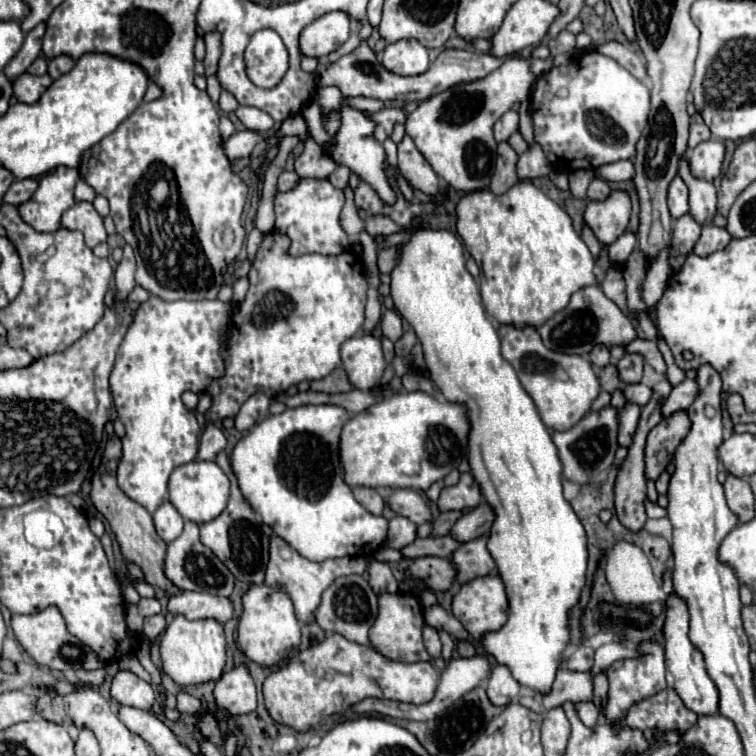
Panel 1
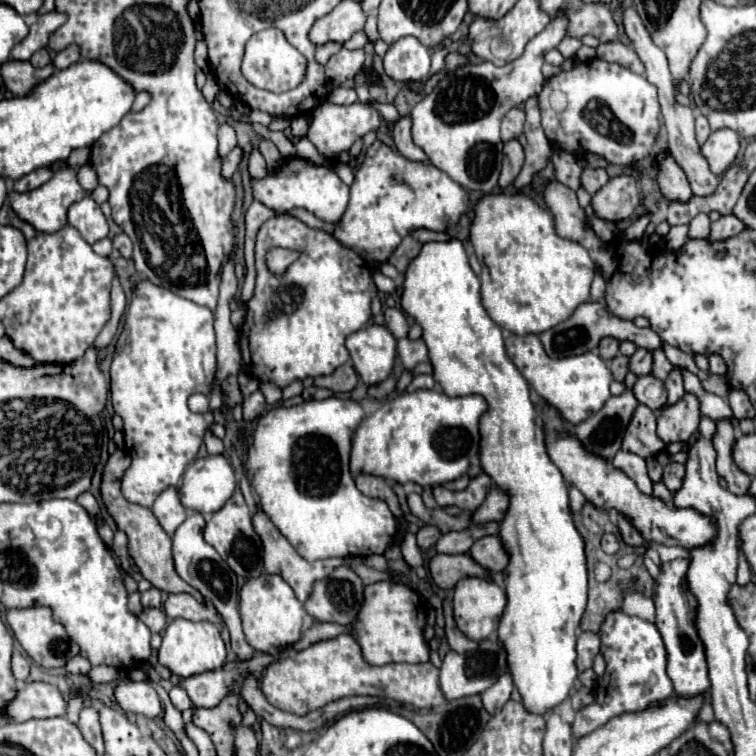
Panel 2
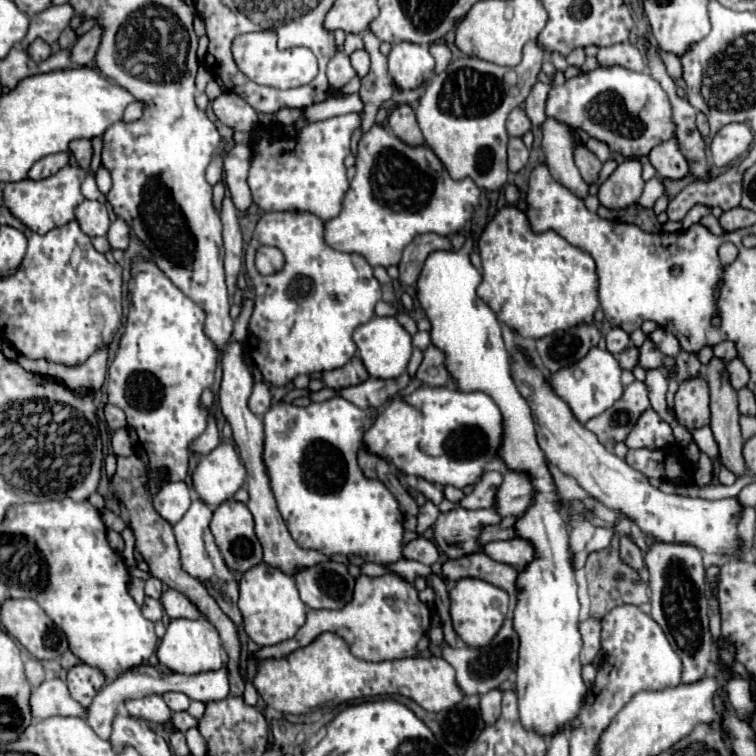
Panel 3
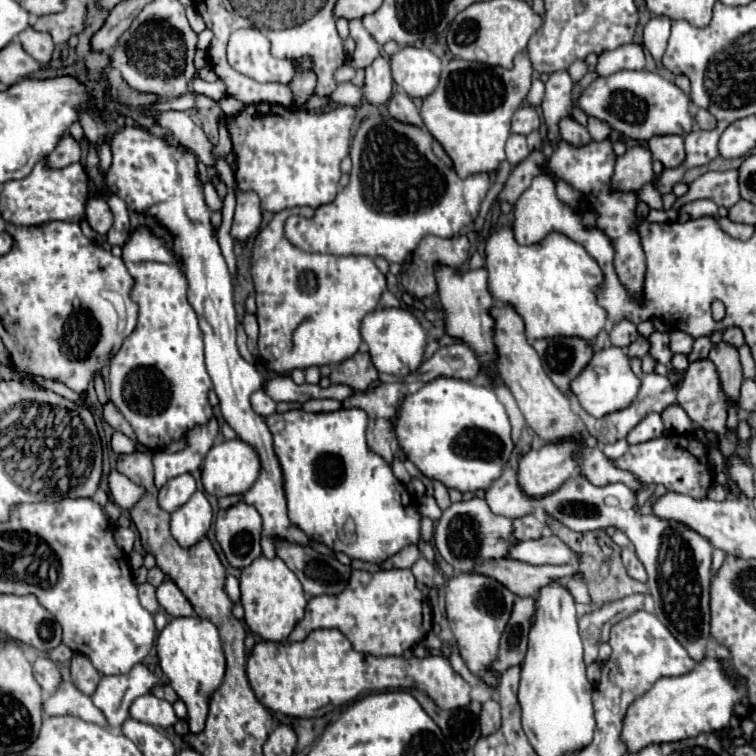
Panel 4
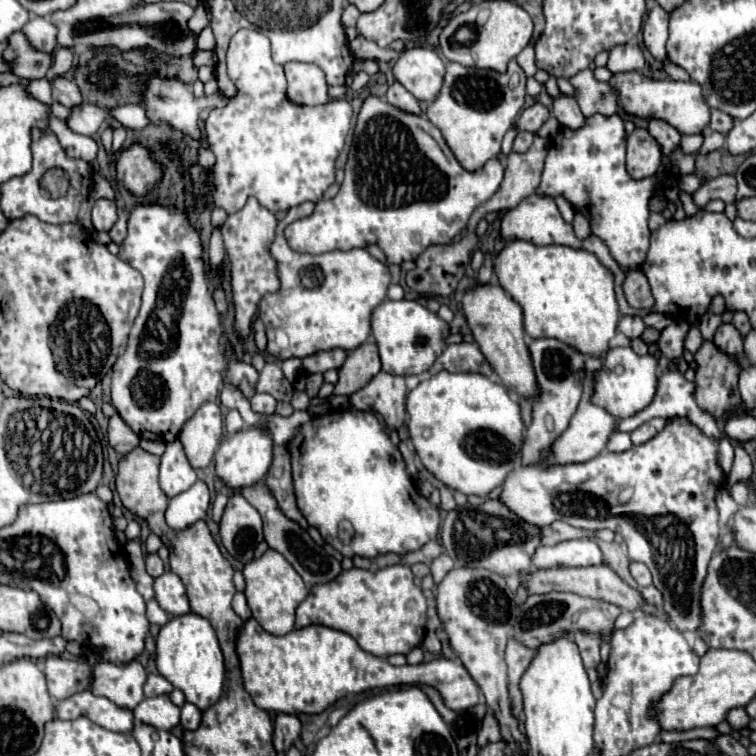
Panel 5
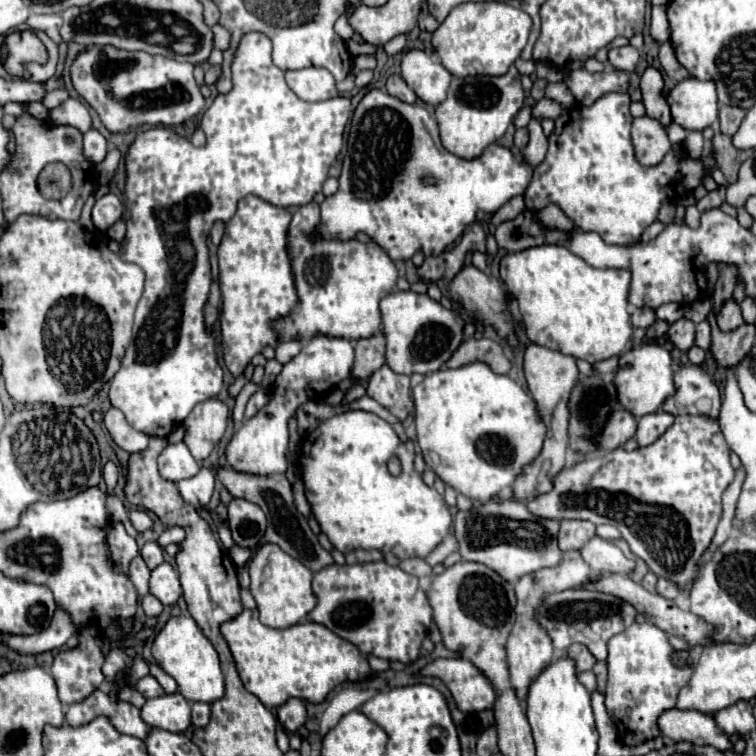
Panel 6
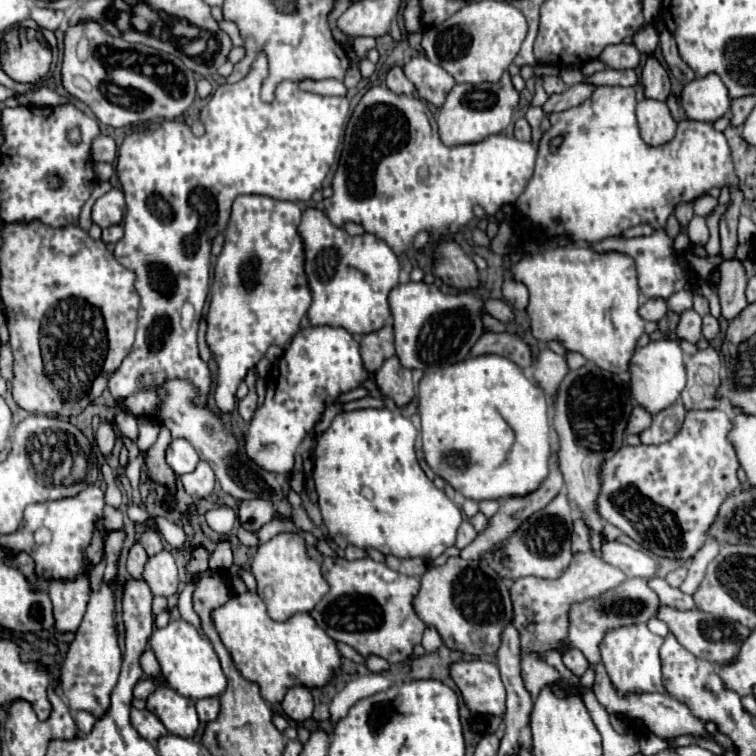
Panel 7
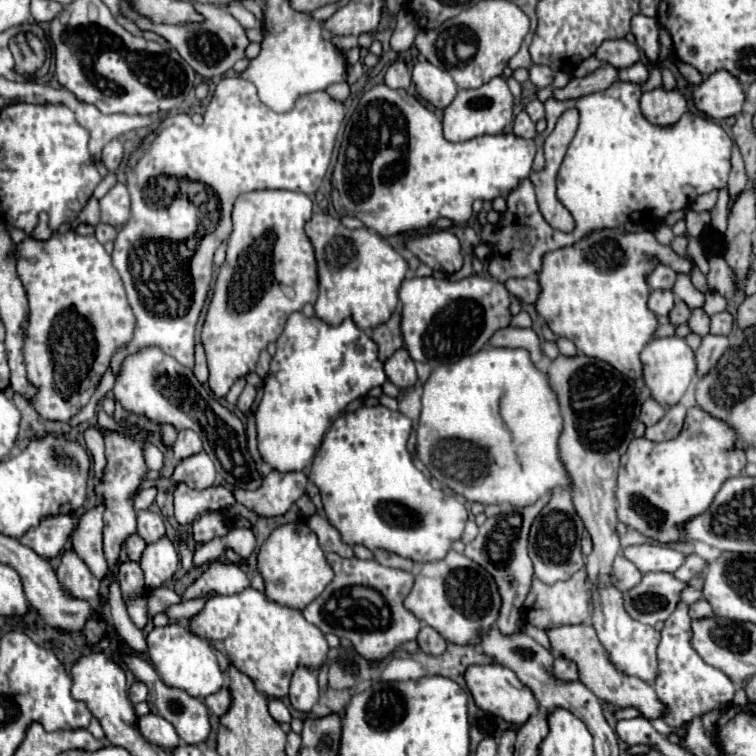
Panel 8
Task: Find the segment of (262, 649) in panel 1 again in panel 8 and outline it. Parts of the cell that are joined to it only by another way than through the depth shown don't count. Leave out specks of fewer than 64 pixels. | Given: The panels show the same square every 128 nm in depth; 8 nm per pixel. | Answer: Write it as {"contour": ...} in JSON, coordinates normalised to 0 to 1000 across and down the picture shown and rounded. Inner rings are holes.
{"contour":[[[402,688],[368,696],[341,733],[341,754],[352,770],[352,788],[368,799],[399,807],[418,794],[426,780],[439,770],[442,757],[431,743],[429,728],[423,725],[418,706]]]}

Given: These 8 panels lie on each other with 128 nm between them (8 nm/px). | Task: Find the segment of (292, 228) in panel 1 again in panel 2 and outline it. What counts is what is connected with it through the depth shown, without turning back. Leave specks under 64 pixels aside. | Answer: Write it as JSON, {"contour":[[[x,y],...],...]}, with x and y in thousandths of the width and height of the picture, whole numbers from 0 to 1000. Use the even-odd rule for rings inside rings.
{"contour":[[[389,206],[384,212],[376,209],[370,222],[365,228],[354,228],[352,235],[333,235],[333,257],[341,267],[365,280],[378,280],[384,275],[405,275],[429,294],[450,291],[460,270],[460,246],[447,235],[447,230],[434,220],[418,220],[397,206]],[[354,331],[354,339],[352,339],[352,352],[354,357],[362,362],[362,365],[376,365],[378,354],[394,341],[397,336],[389,333],[389,331]]]}

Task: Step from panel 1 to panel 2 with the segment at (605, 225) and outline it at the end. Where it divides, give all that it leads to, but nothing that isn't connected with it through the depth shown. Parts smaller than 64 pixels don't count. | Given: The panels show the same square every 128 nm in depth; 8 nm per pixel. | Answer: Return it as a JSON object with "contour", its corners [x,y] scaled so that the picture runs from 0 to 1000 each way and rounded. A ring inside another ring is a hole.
{"contour":[[[820,230],[804,238],[794,254],[783,259],[786,283],[796,291],[820,294],[833,288],[847,270],[844,238],[836,230]]]}

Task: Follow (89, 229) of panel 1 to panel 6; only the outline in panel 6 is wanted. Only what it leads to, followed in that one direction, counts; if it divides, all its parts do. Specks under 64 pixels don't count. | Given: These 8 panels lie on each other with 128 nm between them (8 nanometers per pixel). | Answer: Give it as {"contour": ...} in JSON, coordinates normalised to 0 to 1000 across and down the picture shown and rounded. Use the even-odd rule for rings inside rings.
{"contour":[[[140,257],[135,262],[127,265],[124,275],[122,275],[122,294],[130,304],[143,304],[151,294],[156,294],[161,288],[161,267],[153,257]]]}

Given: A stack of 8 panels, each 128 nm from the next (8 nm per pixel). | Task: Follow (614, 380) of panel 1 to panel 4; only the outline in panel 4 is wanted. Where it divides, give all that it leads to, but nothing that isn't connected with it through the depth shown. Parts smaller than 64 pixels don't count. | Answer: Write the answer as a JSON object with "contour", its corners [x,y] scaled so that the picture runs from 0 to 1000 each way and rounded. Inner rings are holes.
{"contour":[[[844,444],[844,450],[831,458],[831,468],[844,471],[844,474],[852,474],[857,468],[857,463],[860,463],[860,452],[852,444]]]}

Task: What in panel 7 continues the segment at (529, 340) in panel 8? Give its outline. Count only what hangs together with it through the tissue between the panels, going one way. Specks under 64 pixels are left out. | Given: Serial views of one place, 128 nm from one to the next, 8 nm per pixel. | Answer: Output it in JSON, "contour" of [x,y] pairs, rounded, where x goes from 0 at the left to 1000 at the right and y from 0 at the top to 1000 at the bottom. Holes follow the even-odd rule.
{"contour":[[[643,439],[627,455],[624,468],[630,468],[630,471],[635,471],[635,468],[661,468],[661,471],[680,476],[688,487],[698,487],[698,484],[706,481],[701,455],[696,455],[688,444],[675,442],[675,439],[664,439],[664,442]]]}

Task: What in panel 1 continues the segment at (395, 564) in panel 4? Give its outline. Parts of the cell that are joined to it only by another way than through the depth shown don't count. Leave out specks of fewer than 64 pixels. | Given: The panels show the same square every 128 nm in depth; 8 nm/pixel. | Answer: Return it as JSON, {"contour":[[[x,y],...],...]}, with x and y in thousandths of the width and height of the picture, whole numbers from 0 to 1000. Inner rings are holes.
{"contour":[[[585,677],[571,693],[571,709],[590,709],[608,685],[608,677]]]}

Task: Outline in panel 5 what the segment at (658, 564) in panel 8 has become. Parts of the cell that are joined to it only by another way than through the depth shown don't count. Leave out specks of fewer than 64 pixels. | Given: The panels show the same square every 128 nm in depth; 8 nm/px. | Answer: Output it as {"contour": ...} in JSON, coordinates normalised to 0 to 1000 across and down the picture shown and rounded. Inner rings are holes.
{"contour":[[[775,712],[775,714],[751,714],[735,722],[717,722],[706,733],[706,746],[712,751],[728,751],[733,746],[746,749],[794,749],[799,746],[799,733],[794,722]]]}

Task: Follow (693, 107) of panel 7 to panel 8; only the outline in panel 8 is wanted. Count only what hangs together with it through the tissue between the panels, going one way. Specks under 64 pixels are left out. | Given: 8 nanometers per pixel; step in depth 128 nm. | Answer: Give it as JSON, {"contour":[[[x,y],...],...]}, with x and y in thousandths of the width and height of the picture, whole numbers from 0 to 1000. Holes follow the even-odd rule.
{"contour":[[[950,93],[918,119],[918,140],[942,159],[958,159],[981,148],[987,132],[979,106],[966,95]]]}

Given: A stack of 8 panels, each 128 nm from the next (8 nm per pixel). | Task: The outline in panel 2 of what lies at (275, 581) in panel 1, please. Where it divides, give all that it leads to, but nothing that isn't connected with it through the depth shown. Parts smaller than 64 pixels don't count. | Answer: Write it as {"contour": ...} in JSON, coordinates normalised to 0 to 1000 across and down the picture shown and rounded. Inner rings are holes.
{"contour":[[[344,667],[339,669],[341,677],[333,683],[333,696],[339,698],[339,706],[344,709],[347,714],[347,725],[349,725],[349,754],[354,759],[370,759],[381,772],[384,778],[389,780],[389,786],[394,788],[397,796],[405,796],[405,791],[410,788],[413,783],[413,775],[418,767],[426,767],[429,762],[434,762],[434,757],[439,757],[442,751],[452,749],[455,741],[452,738],[431,738],[431,741],[415,741],[415,743],[407,743],[402,741],[392,728],[389,722],[370,706],[370,701],[360,693],[360,688],[347,677]]]}

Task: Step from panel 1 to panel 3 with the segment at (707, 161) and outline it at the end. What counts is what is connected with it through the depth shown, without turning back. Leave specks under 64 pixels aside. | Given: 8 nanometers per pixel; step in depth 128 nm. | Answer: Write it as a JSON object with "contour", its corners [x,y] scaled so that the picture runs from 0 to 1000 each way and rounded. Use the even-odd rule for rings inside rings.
{"contour":[[[968,161],[960,164],[942,185],[939,201],[947,220],[968,217],[974,209],[989,201],[992,190],[997,185],[997,175],[989,169],[989,164]]]}

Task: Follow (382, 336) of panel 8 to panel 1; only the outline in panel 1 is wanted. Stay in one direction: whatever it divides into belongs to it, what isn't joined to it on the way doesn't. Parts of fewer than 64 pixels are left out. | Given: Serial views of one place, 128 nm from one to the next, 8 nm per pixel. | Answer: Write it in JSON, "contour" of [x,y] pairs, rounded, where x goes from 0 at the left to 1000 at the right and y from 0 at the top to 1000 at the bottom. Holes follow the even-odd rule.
{"contour":[[[444,487],[439,495],[434,495],[431,500],[415,503],[410,508],[413,516],[418,519],[431,519],[431,521],[447,521],[447,519],[460,519],[466,516],[466,508],[455,492],[455,487]]]}

